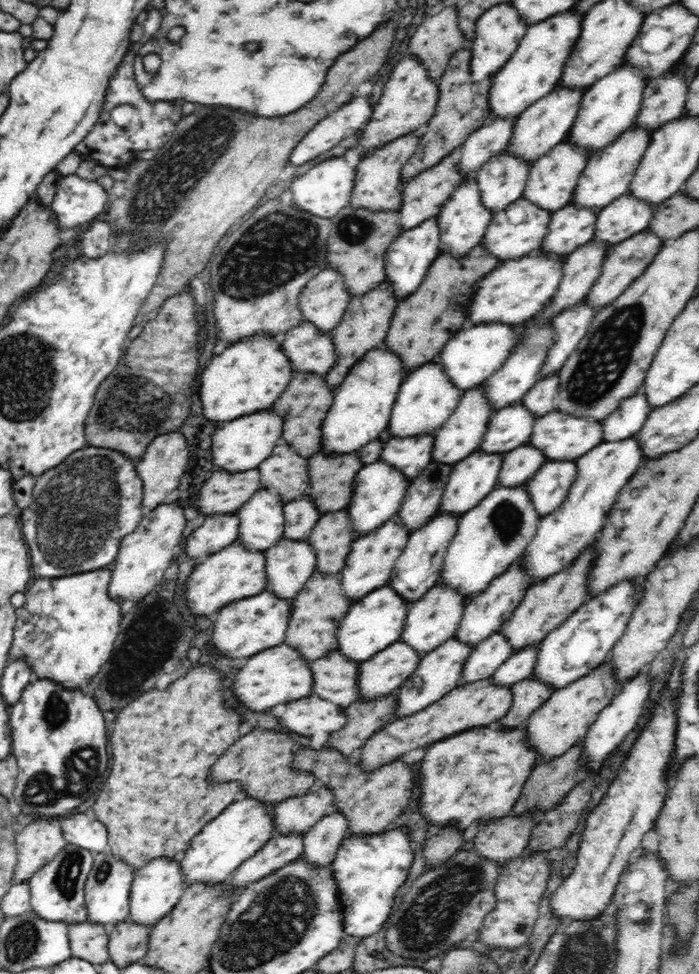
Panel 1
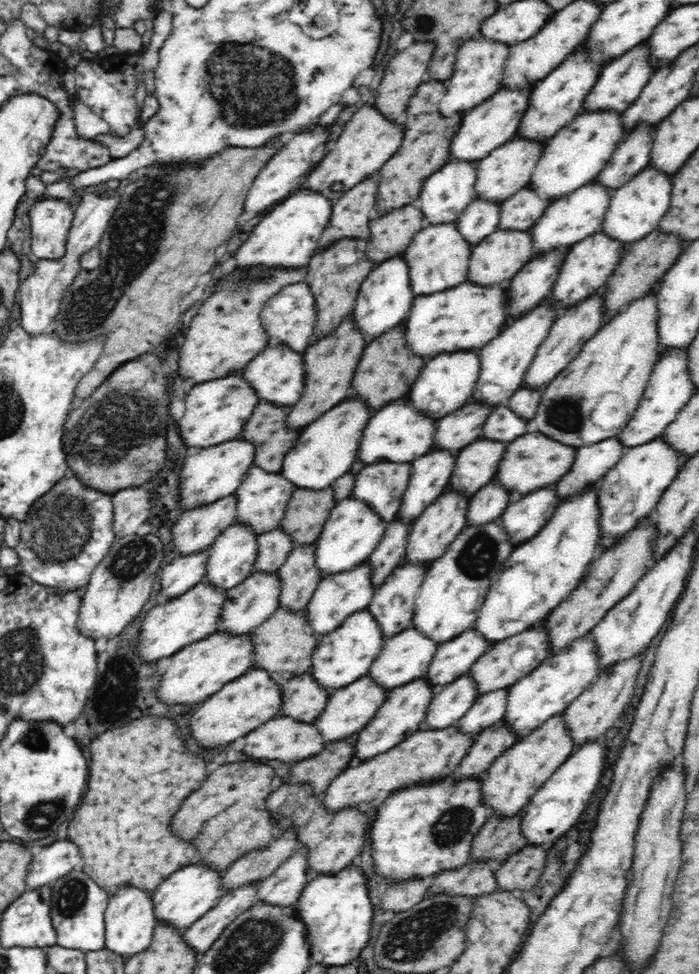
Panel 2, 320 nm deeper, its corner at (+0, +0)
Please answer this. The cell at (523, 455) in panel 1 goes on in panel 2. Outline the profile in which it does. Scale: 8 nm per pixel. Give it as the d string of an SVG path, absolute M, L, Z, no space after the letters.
M496 480L483 486L470 497L467 510L467 524L480 526L499 520L505 508L513 501L513 497Z

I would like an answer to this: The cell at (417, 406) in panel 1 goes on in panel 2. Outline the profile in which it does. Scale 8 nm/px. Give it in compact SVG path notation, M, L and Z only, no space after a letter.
M405 396L373 412L362 433L357 458L365 465L384 461L412 463L432 450L436 429L435 418L430 418L415 410L409 405Z

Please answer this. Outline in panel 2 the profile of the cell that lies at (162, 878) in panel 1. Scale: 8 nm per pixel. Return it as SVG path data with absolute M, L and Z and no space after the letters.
M124 886L109 897L104 913L105 918L105 948L123 956L132 957L146 950L152 942L153 930L158 924L154 914L152 892L140 890L135 886Z

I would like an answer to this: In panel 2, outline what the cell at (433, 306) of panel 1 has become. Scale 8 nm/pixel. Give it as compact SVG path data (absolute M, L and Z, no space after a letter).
M403 321L400 325L390 328L388 332L368 341L352 379L351 388L354 395L361 398L367 408L374 412L405 397L413 382L421 374L425 361L421 356L418 358L406 346L405 321Z

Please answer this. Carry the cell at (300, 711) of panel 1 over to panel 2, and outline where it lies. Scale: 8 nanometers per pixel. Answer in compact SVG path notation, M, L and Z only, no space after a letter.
M278 715L254 728L250 734L243 736L242 752L257 761L280 760L280 762L293 764L306 760L318 754L325 746L323 738L318 734L313 723L300 722L285 715Z

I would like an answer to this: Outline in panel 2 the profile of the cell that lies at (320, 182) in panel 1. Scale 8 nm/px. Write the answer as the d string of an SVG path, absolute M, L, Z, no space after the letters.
M304 188L297 190L275 204L273 210L262 218L249 234L248 240L236 250L233 260L236 268L302 268L308 266L315 254L318 242L330 222L333 201L319 192Z

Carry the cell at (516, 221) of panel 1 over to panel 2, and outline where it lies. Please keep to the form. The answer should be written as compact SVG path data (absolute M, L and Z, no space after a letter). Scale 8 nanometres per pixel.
M497 229L482 243L471 248L467 280L478 286L507 285L530 259L533 258L533 243L530 230L510 231Z

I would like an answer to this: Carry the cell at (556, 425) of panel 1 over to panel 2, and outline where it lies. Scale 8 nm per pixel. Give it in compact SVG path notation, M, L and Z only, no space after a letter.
M532 428L507 444L493 480L510 492L514 499L540 488L554 486L570 470L576 451L576 447L556 442Z

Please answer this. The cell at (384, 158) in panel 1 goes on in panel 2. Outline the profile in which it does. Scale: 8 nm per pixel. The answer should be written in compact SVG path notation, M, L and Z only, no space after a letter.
M370 176L362 182L358 182L354 188L350 188L343 194L339 194L333 201L330 222L318 242L317 252L328 248L330 244L336 243L344 238L368 239L370 237L370 220L375 215L378 187L376 176Z

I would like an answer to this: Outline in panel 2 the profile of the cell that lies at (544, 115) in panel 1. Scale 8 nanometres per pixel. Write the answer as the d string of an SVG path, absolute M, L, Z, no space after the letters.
M515 136L506 144L492 150L493 152L487 158L476 163L475 198L503 203L507 198L527 186L536 170L538 160L542 158L544 147L545 142L530 141Z

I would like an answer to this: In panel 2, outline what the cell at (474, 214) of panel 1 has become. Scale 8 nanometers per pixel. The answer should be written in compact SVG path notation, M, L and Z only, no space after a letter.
M450 223L424 227L421 232L414 236L412 242L402 254L403 259L409 266L410 286L416 297L442 292L467 280L473 246L466 243L462 235L458 233L456 223Z

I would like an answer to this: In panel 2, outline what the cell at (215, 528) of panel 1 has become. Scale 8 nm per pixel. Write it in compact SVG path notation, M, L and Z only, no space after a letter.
M207 549L190 556L180 556L173 563L164 564L157 591L167 602L186 593L205 579L208 557Z

